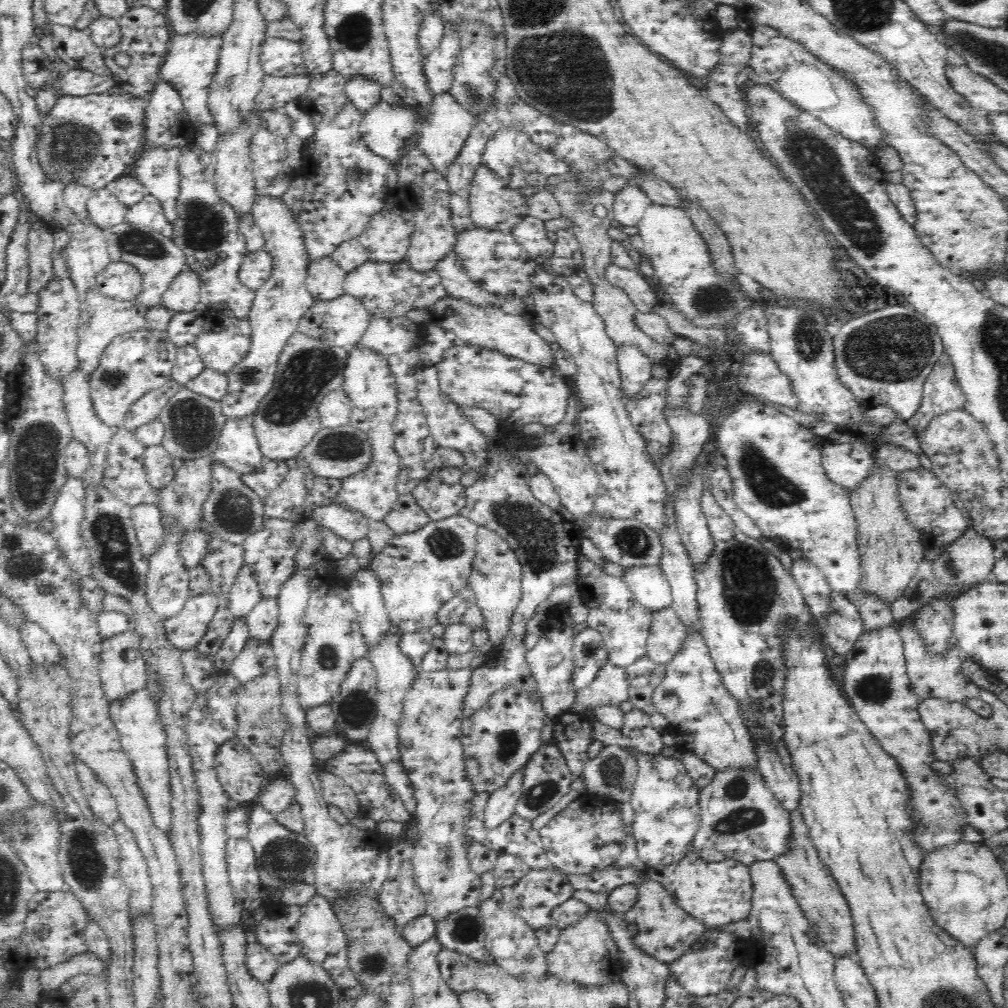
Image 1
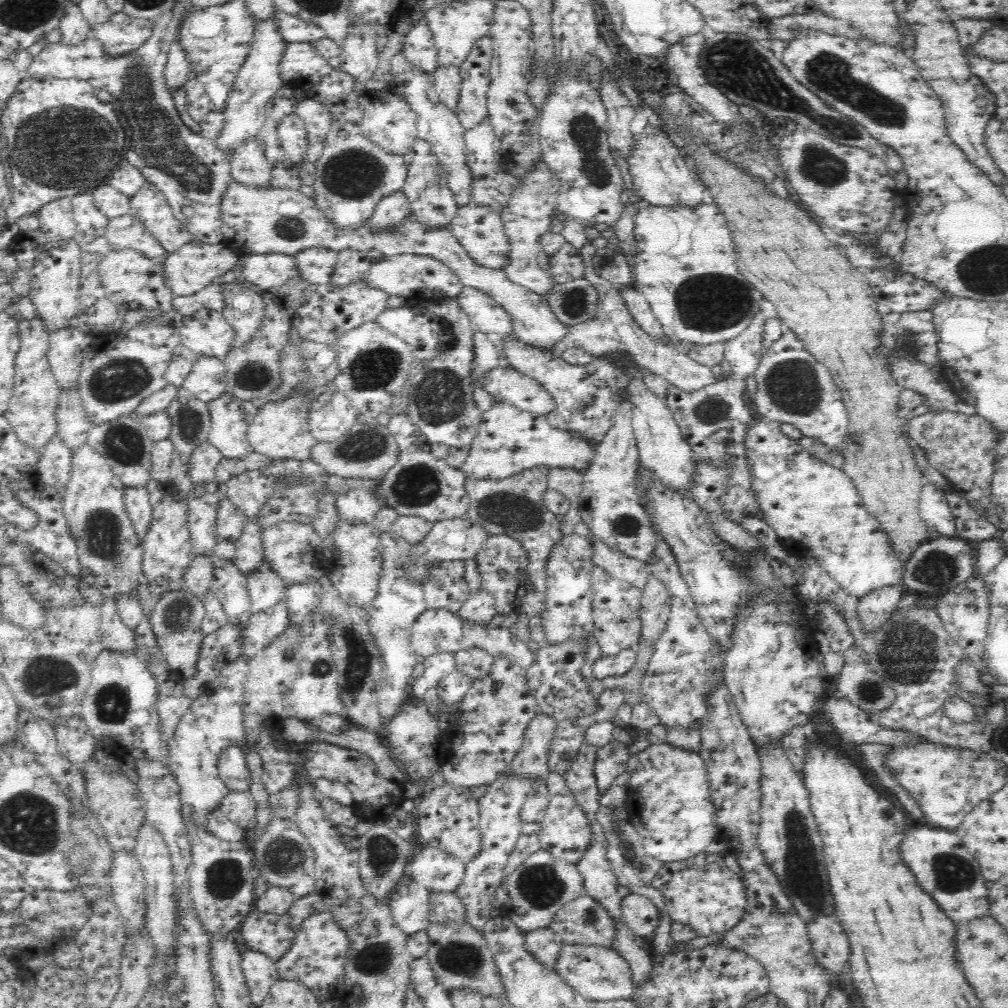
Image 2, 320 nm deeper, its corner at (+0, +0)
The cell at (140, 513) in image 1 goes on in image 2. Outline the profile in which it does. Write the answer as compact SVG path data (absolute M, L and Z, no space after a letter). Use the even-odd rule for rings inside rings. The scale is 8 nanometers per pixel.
M128 486L124 490L124 505L130 521L140 538L146 535L152 523L152 506L149 502L149 490L144 486Z

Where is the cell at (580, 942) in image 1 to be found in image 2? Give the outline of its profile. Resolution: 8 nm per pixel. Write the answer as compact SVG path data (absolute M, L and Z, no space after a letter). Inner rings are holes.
M563 945L557 963L557 974L565 980L577 994L590 1001L612 1001L631 999L634 990L634 980L628 961L612 947L596 945Z

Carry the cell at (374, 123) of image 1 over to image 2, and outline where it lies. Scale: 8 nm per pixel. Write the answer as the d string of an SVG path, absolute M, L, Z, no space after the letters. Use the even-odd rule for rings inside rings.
M364 89L357 101L360 109L363 110L361 133L385 152L403 156L419 140L417 138L417 114L400 91L386 94L378 90Z

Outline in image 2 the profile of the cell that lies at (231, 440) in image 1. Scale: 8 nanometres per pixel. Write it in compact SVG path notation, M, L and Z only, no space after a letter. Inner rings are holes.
M224 392L206 403L210 417L208 441L216 446L226 458L244 458L252 452L247 439L248 426L257 415L253 401L237 399Z

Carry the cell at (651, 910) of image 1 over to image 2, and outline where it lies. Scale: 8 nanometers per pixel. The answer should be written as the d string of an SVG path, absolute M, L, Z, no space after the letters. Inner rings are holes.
M632 892L626 894L620 902L620 910L624 922L638 937L645 938L658 926L660 910L645 896Z

